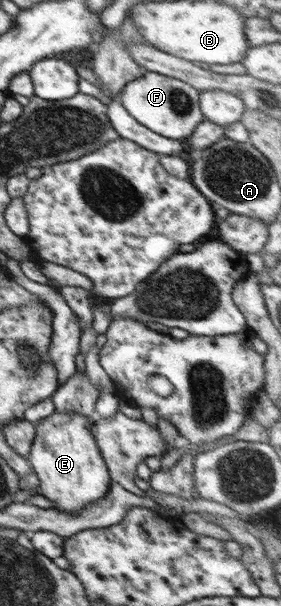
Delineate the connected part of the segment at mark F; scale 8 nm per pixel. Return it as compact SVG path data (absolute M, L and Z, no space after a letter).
M146 71L141 77L126 83L121 91L121 101L131 117L169 139L183 141L204 120L199 90L180 79L155 72Z

